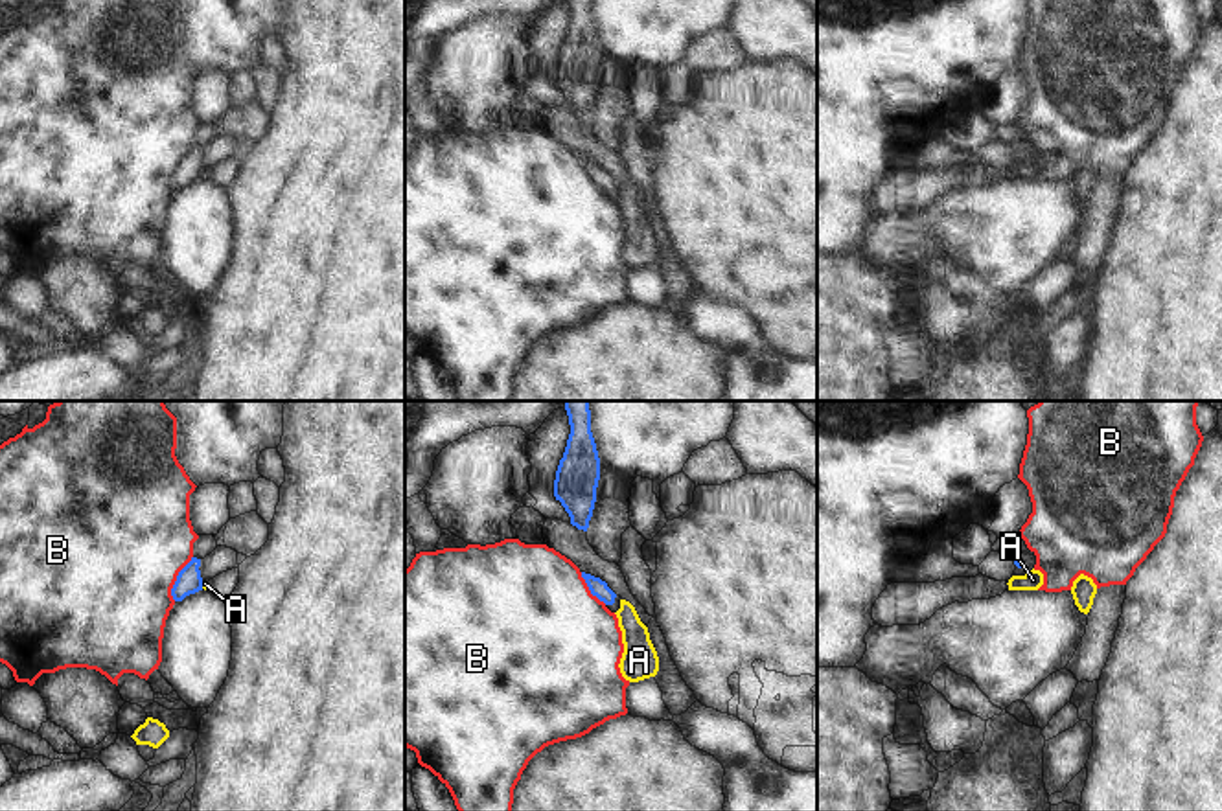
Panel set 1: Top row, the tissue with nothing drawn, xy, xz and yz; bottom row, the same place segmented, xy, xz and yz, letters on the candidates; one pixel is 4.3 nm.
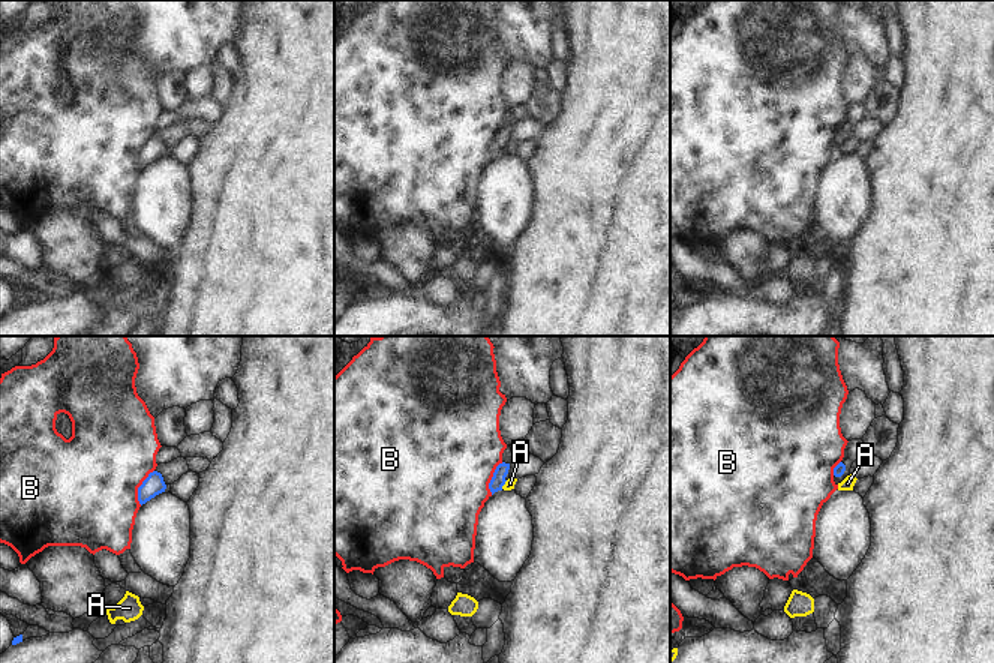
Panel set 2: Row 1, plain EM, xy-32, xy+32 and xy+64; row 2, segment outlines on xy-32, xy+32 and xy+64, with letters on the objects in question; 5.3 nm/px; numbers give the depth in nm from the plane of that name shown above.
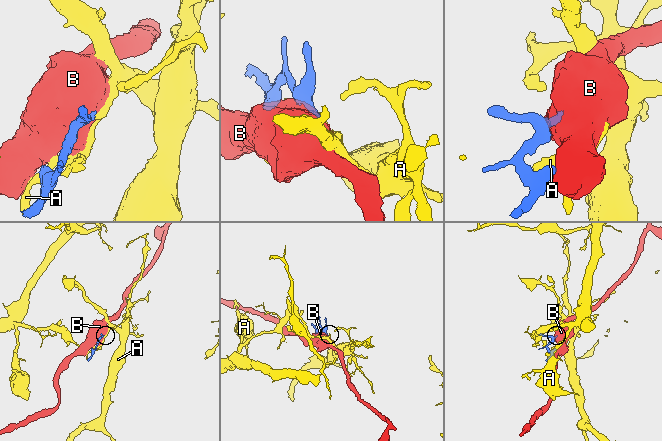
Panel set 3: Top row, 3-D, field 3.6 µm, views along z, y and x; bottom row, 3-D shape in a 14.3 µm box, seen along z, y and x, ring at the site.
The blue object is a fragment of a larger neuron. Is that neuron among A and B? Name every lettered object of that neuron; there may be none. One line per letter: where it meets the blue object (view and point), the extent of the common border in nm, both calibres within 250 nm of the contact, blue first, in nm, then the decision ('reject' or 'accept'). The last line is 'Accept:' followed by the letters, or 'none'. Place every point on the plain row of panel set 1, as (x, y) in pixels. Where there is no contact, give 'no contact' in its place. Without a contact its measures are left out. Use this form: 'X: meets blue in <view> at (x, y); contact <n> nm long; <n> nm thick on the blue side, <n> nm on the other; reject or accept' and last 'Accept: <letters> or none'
A: meets blue in xy at (201, 173); contact 40 nm long; 110 nm thick on the blue side, 20 nm on the other; reject
B: meets blue in xy at (177, 166); contact 220 nm long; 110 nm thick on the blue side, 500 nm on the other; reject
Accept: none

